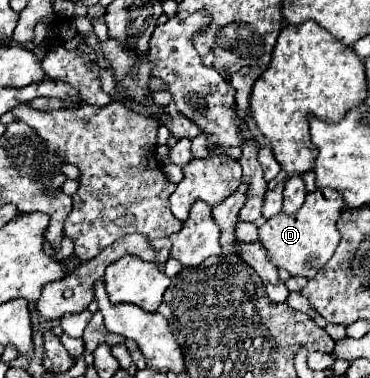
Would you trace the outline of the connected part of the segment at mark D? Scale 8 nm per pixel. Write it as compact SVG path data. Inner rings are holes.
M316 189L314 193L306 195L304 205L292 213L278 213L272 219L268 219L258 229L258 241L266 249L270 263L274 263L278 269L286 269L290 275L300 275L312 279L324 263L334 253L340 233L336 229L336 221L342 213L344 199L334 189Z

